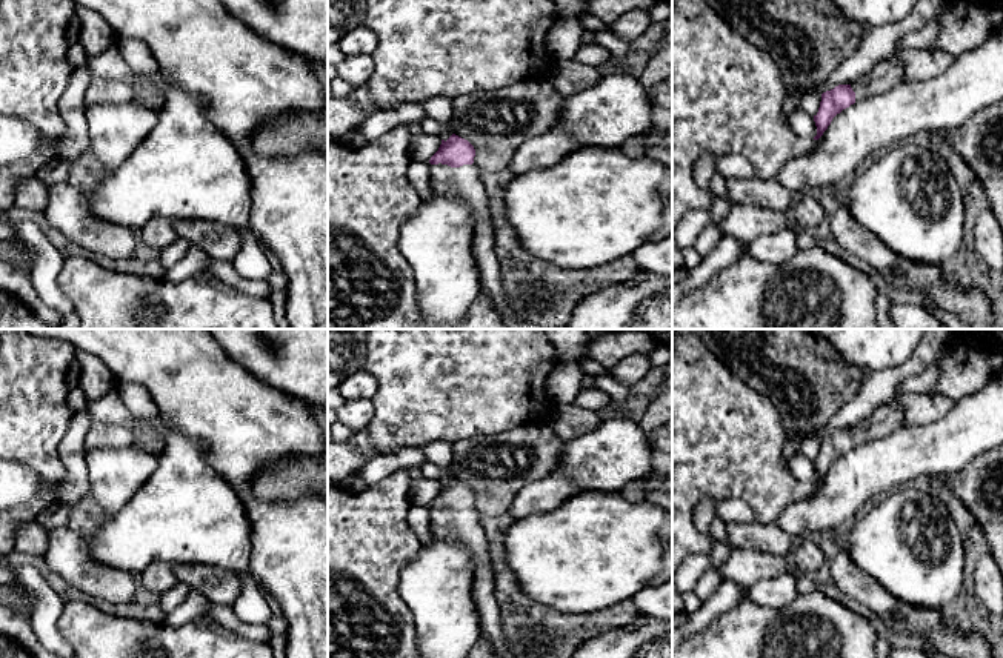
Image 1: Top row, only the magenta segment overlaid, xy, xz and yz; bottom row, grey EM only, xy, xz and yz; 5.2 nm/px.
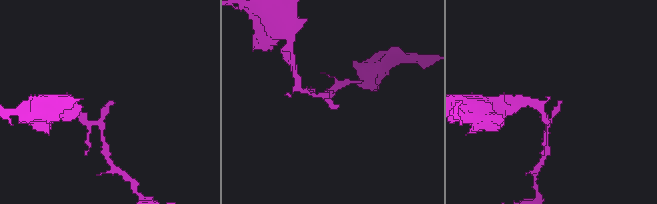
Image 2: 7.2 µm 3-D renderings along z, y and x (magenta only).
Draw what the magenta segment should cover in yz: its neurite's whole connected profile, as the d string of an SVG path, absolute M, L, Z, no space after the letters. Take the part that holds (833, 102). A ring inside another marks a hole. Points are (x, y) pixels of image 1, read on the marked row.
M895 57L878 63L869 74L852 85L838 85L821 94L818 112L814 115L818 140L832 118L855 101L885 94L906 80L905 68Z

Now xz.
M452 134L442 140L438 151L431 157L431 188L435 192L460 197L472 212L474 243L472 254L480 272L482 291L489 297L506 329L543 329L525 323L509 307L502 281L502 271L494 254L494 229L488 195L474 164L474 146Z

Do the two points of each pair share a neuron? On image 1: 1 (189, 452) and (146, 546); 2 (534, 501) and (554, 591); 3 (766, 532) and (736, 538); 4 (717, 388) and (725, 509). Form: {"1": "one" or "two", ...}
{"1": "one", "2": "two", "3": "one", "4": "two"}

